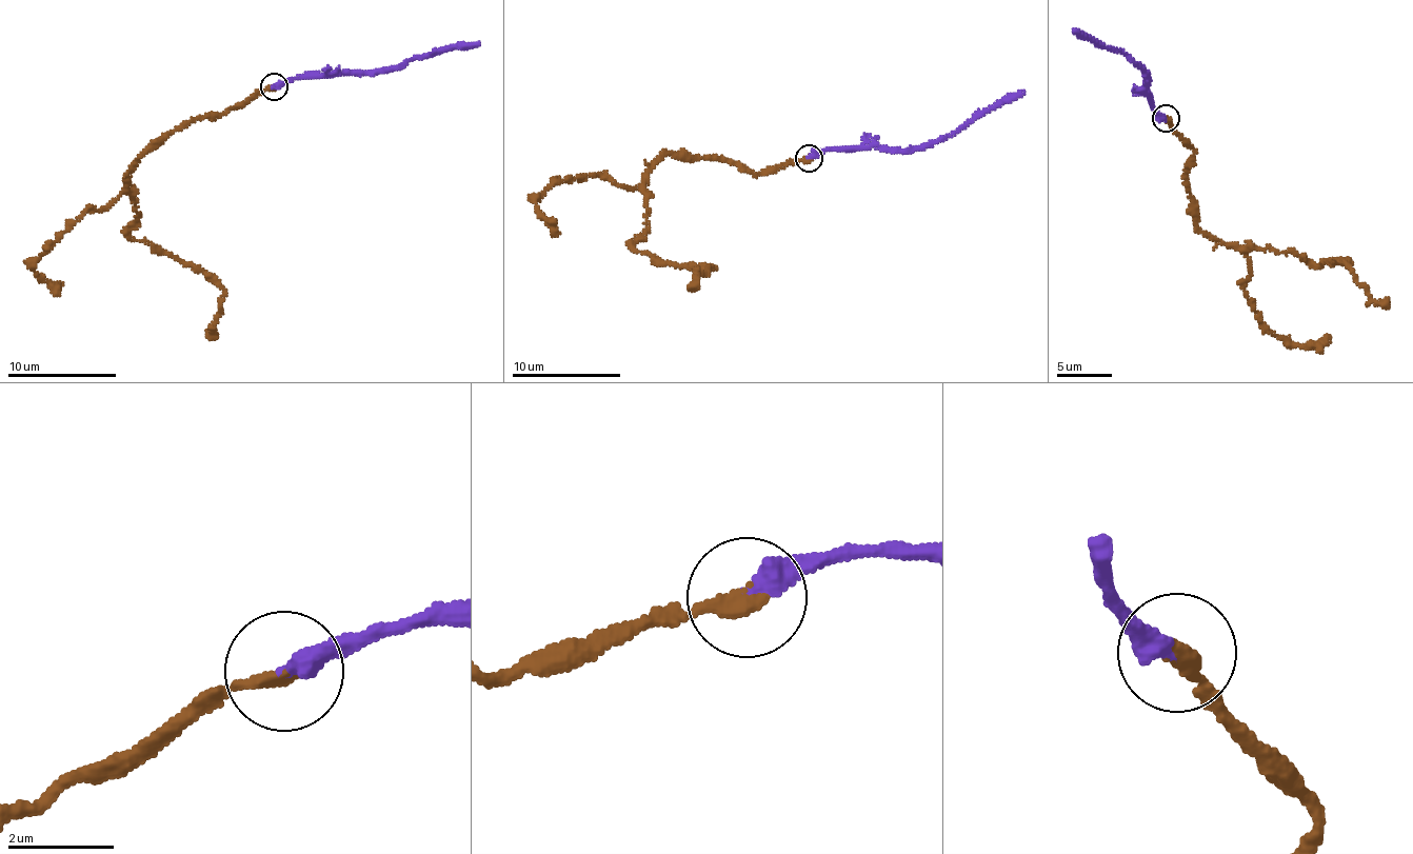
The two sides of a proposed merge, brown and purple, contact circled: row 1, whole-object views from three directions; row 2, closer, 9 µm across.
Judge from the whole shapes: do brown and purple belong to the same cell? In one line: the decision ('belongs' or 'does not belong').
belongs

